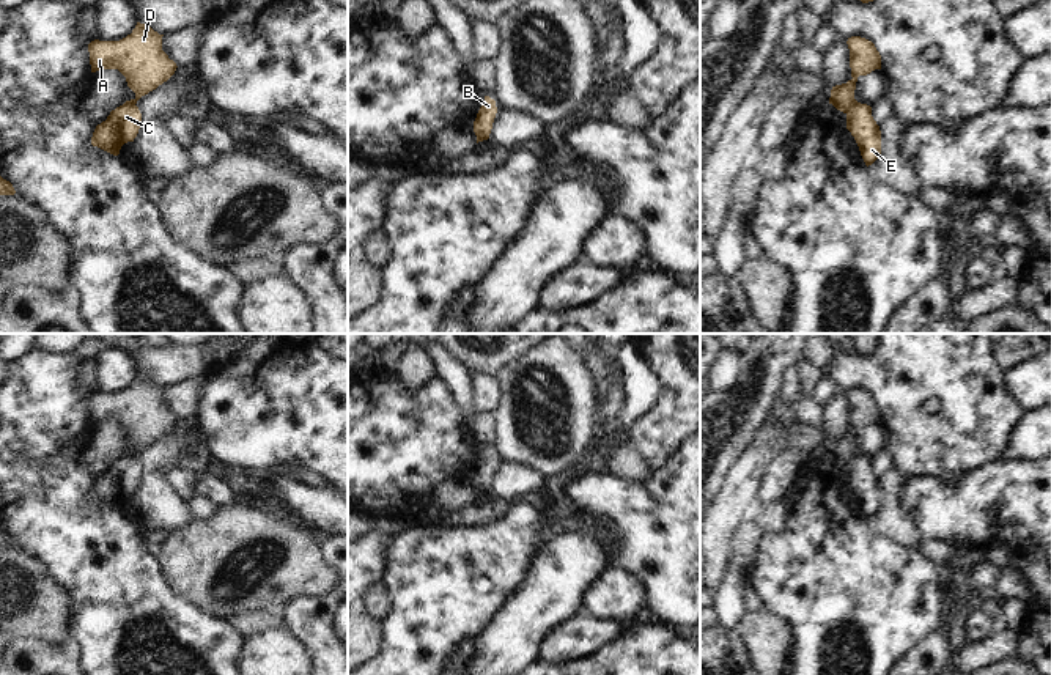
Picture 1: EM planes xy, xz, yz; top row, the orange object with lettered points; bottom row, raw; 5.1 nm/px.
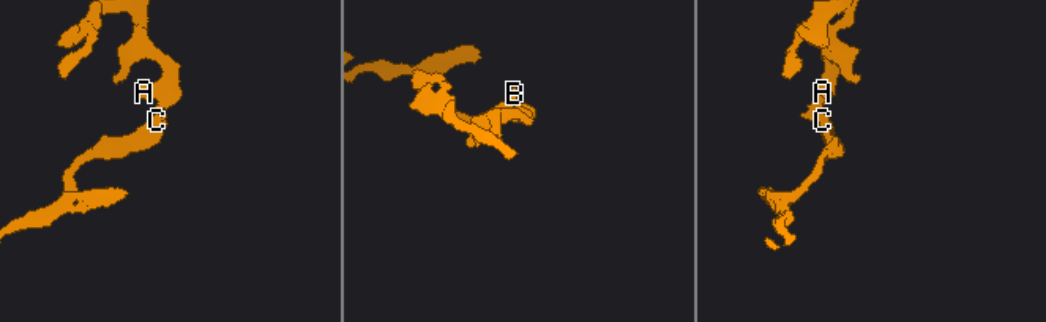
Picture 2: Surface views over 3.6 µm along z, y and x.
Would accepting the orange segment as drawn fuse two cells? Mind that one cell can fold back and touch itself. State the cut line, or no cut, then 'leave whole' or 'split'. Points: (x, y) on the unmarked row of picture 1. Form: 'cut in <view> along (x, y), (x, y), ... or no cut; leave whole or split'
cut in yz along (856, 453), (847, 466); split

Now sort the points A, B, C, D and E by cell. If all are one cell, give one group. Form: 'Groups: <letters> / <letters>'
Groups: A B D / C E.

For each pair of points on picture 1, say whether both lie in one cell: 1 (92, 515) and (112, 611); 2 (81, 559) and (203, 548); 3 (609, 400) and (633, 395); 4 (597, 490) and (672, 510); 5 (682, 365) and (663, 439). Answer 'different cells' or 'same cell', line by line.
1: same cell
2: different cells
3: different cells
4: same cell
5: same cell

